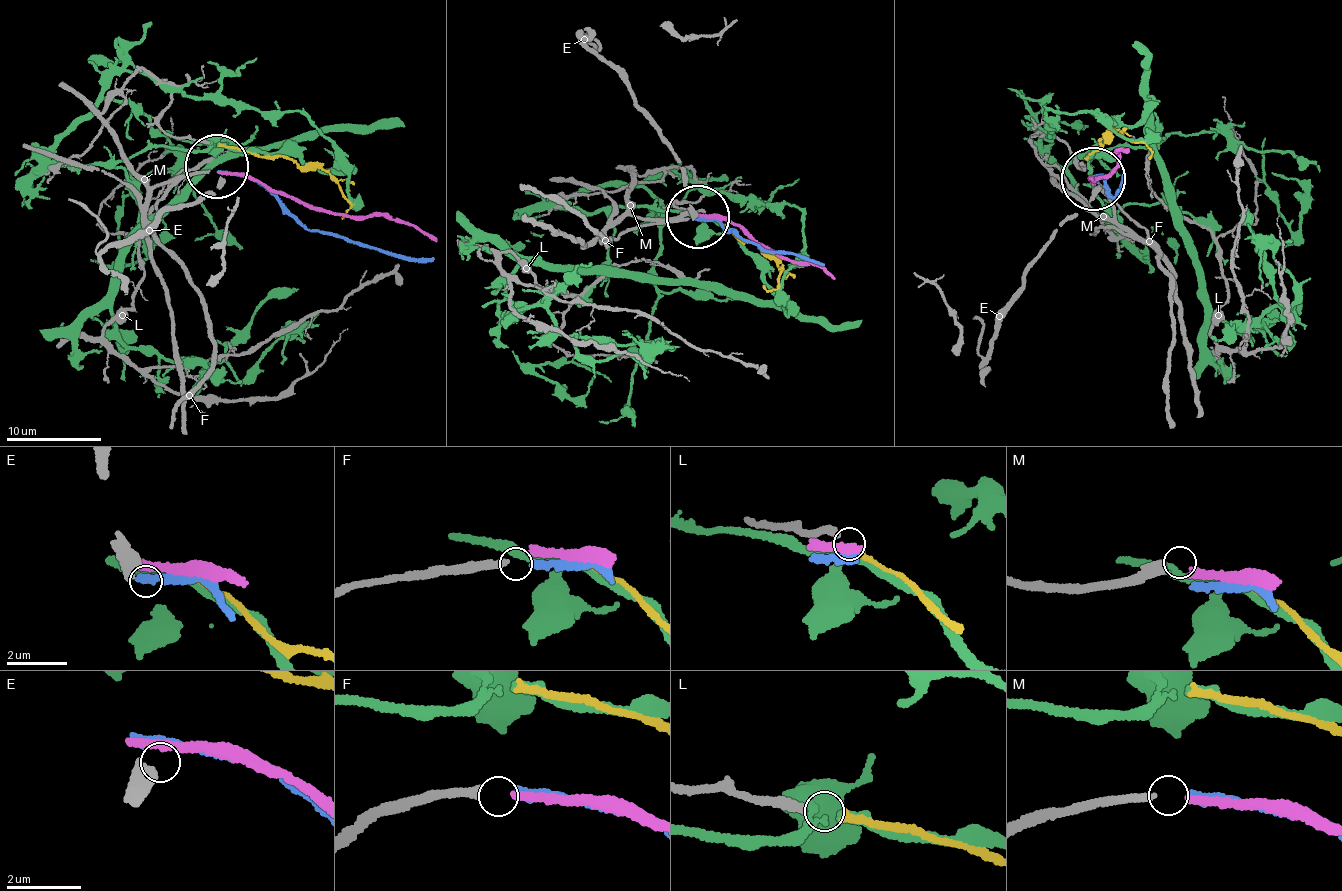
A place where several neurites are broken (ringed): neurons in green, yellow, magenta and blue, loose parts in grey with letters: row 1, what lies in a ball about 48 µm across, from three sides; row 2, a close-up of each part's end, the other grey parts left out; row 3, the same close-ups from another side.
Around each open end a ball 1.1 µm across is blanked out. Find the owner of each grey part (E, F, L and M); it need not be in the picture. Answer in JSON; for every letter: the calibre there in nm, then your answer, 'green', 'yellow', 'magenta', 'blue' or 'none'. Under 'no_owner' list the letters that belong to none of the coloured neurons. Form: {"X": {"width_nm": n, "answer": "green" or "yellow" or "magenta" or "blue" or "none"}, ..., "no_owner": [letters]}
{"E": {"width_nm": 440, "answer": "none"}, "F": {"width_nm": 240, "answer": "blue"}, "L": {"width_nm": 220, "answer": "yellow"}, "M": {"width_nm": 220, "answer": "magenta"}, "no_owner": ["E"]}

